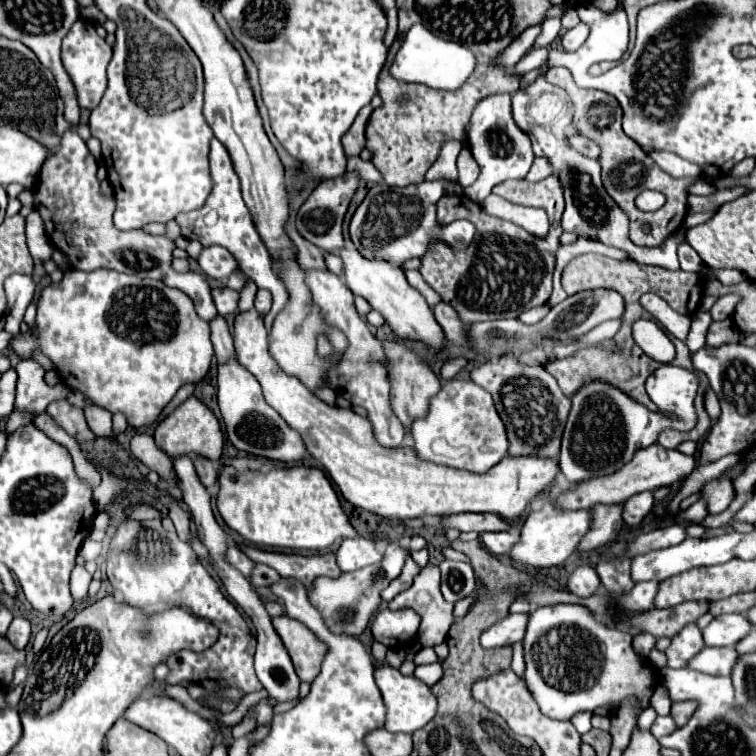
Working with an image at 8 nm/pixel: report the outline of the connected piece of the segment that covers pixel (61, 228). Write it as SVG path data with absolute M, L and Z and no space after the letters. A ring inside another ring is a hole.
M76 130L64 134L60 150L44 162L40 178L34 186L34 194L36 194L36 210L42 214L46 234L52 246L56 246L66 254L74 270L92 272L98 268L108 268L124 274L138 274L140 278L162 280L166 286L186 292L192 298L200 318L204 318L206 322L216 318L218 312L212 302L208 282L196 272L186 272L186 274L174 272L170 266L174 248L170 248L170 244L166 244L162 236L152 236L142 230L120 232L114 228L112 224L114 198L102 196L96 170L98 170L96 160L88 152L86 142L76 134Z

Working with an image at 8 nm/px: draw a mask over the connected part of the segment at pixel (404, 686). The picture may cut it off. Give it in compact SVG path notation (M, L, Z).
M380 666L374 670L376 686L380 688L384 706L386 706L386 722L384 728L388 732L408 732L424 728L436 714L436 698L430 694L430 688L414 676L404 676L400 670L392 666Z

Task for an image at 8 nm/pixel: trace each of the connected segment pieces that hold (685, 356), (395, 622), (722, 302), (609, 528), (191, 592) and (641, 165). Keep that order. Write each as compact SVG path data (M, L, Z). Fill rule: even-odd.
M668 334L668 336L670 336L670 340L674 342L676 349L676 356L672 361L672 365L686 368L686 370L694 370L694 366L692 366L692 362L690 362L690 350L688 350L688 346L686 346L682 340L672 338L672 334Z
M412 608L404 610L380 610L372 622L372 636L376 642L382 642L384 646L392 648L400 642L408 642L416 636L420 626L420 616Z
M728 294L728 296L722 296L714 302L714 306L710 308L710 316L712 320L726 320L732 316L732 310L738 302L738 296L736 294Z
M598 504L598 506L594 506L594 512L592 512L590 530L580 540L576 550L588 552L588 550L604 548L610 542L614 542L620 528L622 528L622 506L620 504L612 504L612 506Z
M126 520L118 526L110 550L108 550L108 580L114 586L116 592L120 592L122 602L130 604L134 608L140 608L144 614L154 616L158 612L164 612L168 608L180 606L190 610L194 616L208 620L214 624L220 632L218 640L206 648L204 652L190 652L182 650L176 654L170 654L164 664L168 666L168 676L166 682L182 682L190 680L200 684L208 694L202 698L202 702L210 708L220 710L222 714L228 714L236 708L234 702L222 700L218 696L212 696L220 690L226 688L238 688L242 696L250 692L260 690L260 682L254 674L254 648L256 648L256 638L252 636L246 620L238 612L238 608L220 592L216 580L208 574L208 570L198 562L198 556L194 550L180 540L174 540L172 546L168 546L168 530L164 530L160 520L146 520L146 522L136 522L136 520ZM136 530L138 532L138 542L136 542ZM132 542L136 542L134 554L140 558L140 562L160 562L160 566L136 566L136 558L128 558L128 550L132 550ZM166 560L168 562L162 562Z
M552 68L548 70L546 80L550 84L562 86L570 100L572 100L572 108L574 108L574 124L578 128L578 132L582 132L584 136L588 136L590 140L594 140L600 146L600 166L602 166L602 180L604 180L604 188L606 192L618 202L618 206L622 210L626 210L628 218L630 218L630 240L638 246L660 246L672 232L676 232L686 216L686 196L688 196L688 186L694 184L698 178L684 178L684 180L676 180L668 174L664 174L654 162L652 158L648 158L648 154L632 140L624 134L622 130L622 110L620 104L616 102L616 98L612 98L610 94L598 92L598 90L584 90L578 88L570 74L566 72L566 68ZM642 190L658 190L666 196L666 204L656 210L656 212L642 212L636 208L634 198L642 192ZM648 222L650 224L650 234L644 234L640 230L640 226Z

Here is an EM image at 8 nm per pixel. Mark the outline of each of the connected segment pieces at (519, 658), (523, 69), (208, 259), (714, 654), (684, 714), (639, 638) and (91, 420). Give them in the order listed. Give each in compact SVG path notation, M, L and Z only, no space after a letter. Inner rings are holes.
M521 642L514 643L510 645L513 649L513 658L511 663L511 668L520 677L524 677L525 671L525 661L524 661L524 651Z
M540 48L540 50L528 52L528 54L512 68L512 74L522 76L522 74L534 70L534 68L540 68L542 64L546 64L546 56L548 56L548 48Z
M222 246L204 248L198 258L198 264L202 272L212 280L226 280L238 268L232 254L228 254L228 250L224 250Z
M704 648L688 668L700 670L704 674L716 674L716 676L730 676L732 668L738 660L738 652L734 648Z
M678 702L678 704L672 704L670 716L674 718L676 728L682 728L688 722L688 718L694 712L694 708L696 708L696 702Z
M640 632L640 634L634 636L634 650L636 650L640 656L648 658L648 652L650 652L650 648L654 646L654 642L656 642L656 638L654 638L652 634Z
M92 404L92 406L84 408L84 414L86 414L90 430L96 436L112 436L112 414L108 410Z

